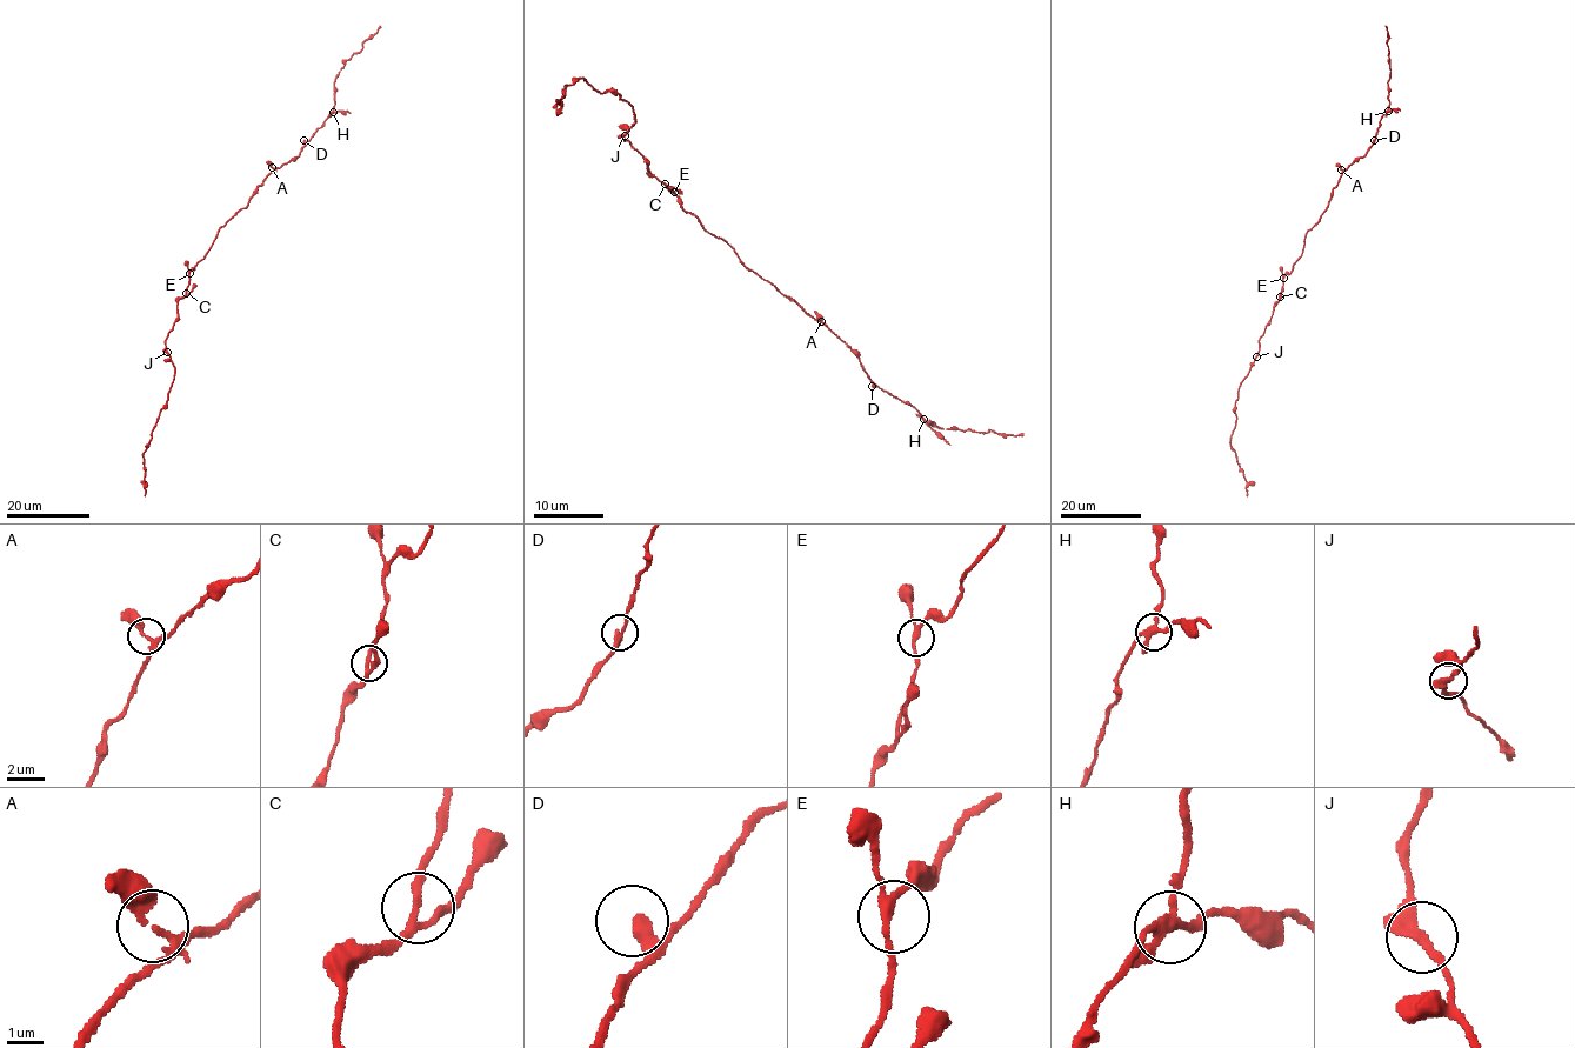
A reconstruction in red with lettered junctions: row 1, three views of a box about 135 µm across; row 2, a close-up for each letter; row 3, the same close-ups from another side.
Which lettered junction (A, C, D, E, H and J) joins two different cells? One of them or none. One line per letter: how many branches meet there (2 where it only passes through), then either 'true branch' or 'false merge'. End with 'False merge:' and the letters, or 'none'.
A: 4 | true branch
C: 3 | true branch
D: 2 | true branch
E: 3 | true branch
H: 4 | false merge
J: 2 | true branch
False merge: H

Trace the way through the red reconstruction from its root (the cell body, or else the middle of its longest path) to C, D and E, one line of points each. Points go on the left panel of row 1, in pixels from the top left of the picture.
C: (214, 242), (189, 271), (186, 293)
D: (214, 242), (218, 231), (247, 206), (264, 179), (299, 155), (304, 140)
E: (214, 242), (189, 273)

